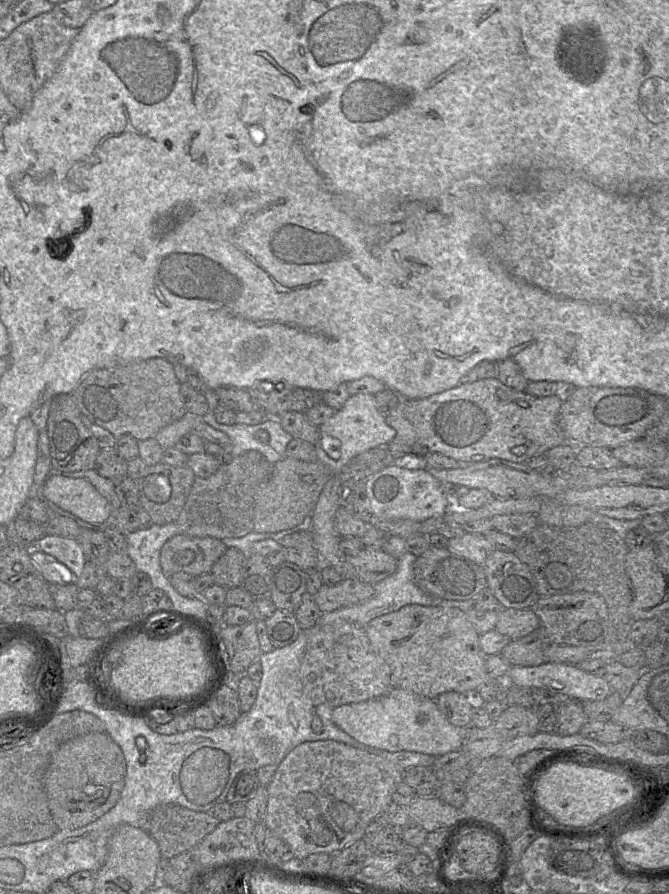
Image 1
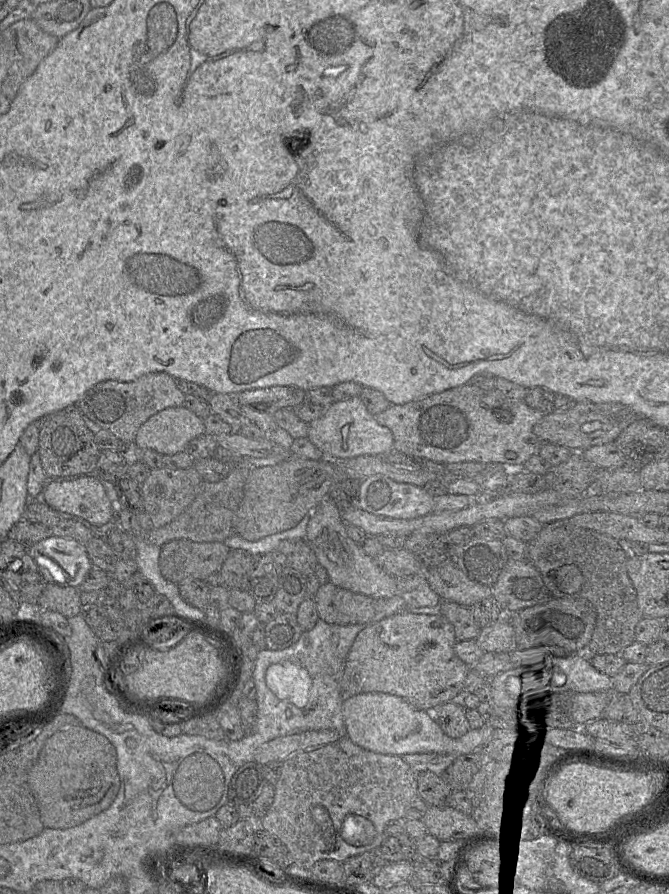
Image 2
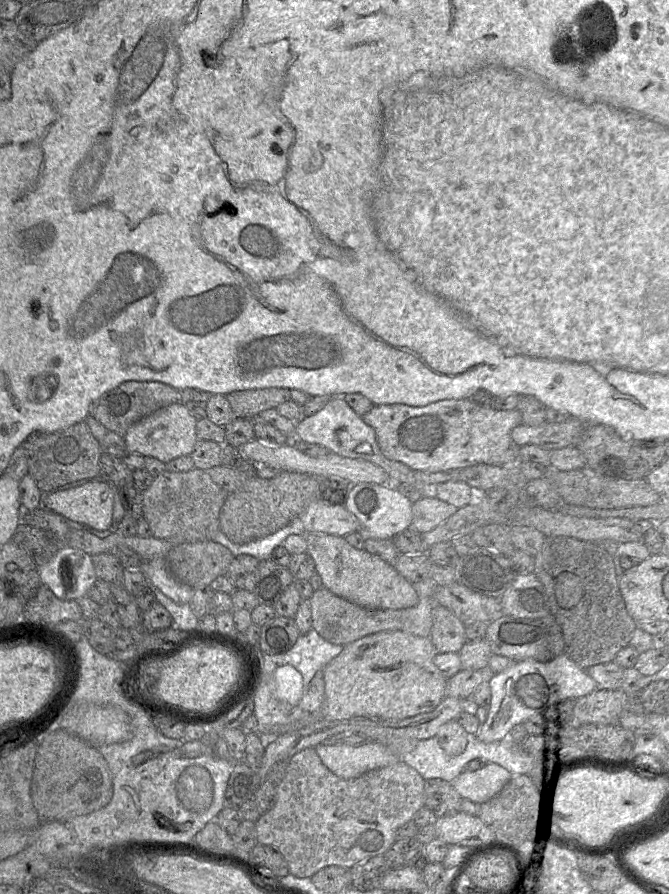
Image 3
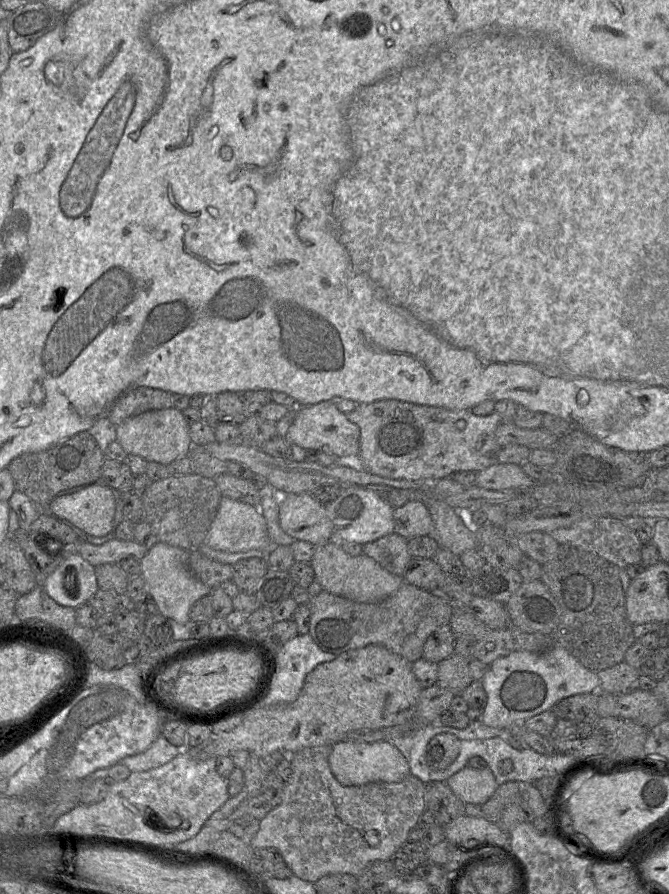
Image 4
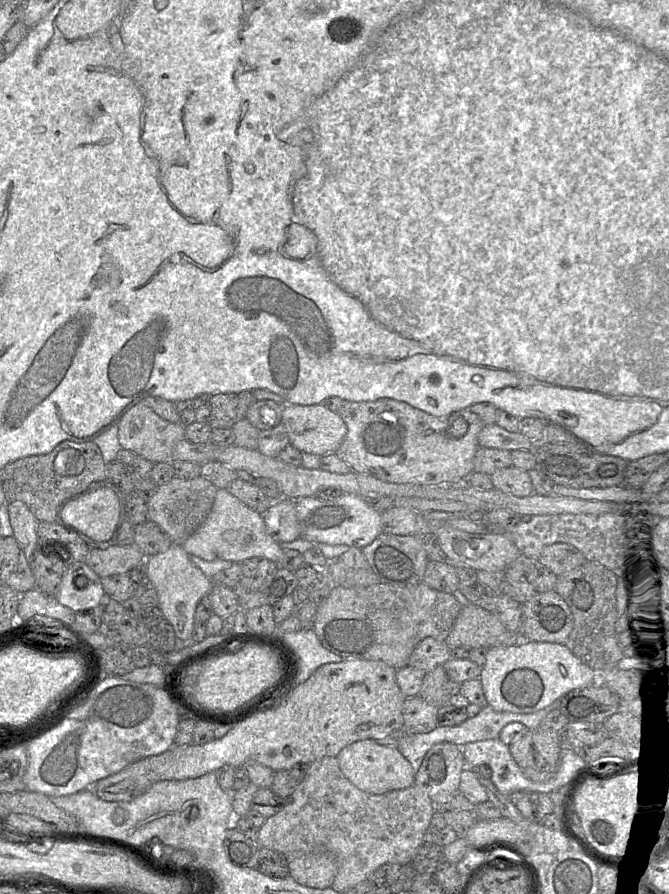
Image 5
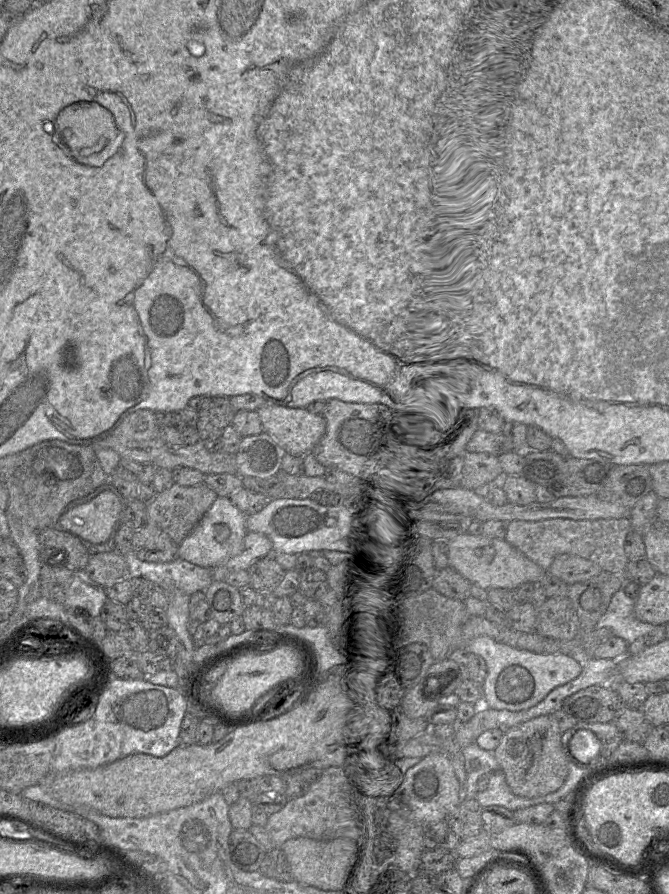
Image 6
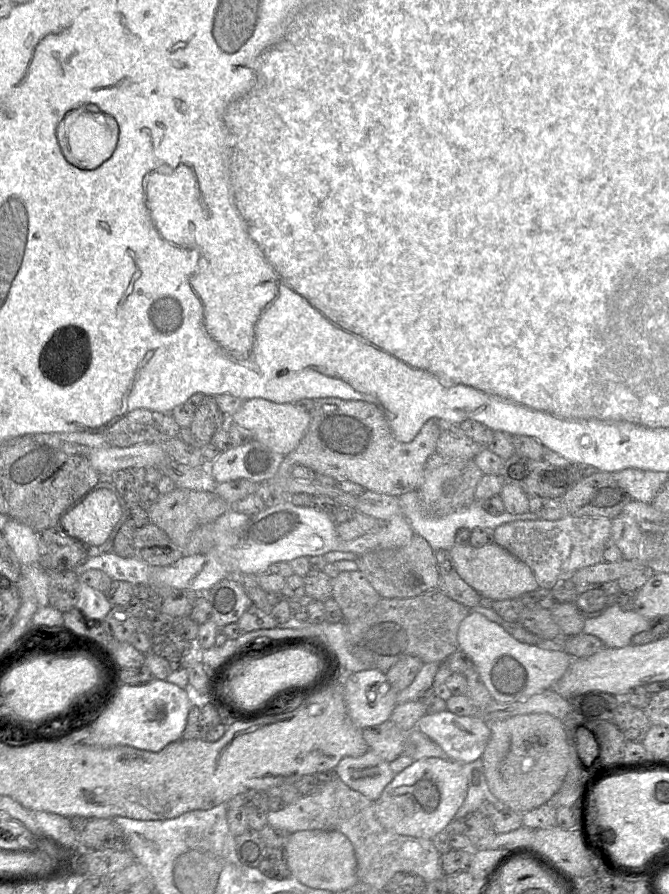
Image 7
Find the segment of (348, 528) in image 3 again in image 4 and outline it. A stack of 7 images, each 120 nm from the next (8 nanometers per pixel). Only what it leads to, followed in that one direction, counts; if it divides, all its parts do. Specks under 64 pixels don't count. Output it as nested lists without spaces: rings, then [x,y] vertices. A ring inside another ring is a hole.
[[[311,493],[283,495],[278,509],[281,529],[296,540],[314,546],[333,541],[334,527],[325,505]]]

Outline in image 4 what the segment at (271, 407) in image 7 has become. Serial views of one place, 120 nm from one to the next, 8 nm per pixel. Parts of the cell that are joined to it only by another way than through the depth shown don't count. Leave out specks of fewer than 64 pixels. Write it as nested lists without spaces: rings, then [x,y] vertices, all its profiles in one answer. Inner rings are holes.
[[[323,401],[304,407],[297,407],[289,427],[287,438],[290,443],[305,450],[320,449],[336,455],[341,462],[357,463],[360,449],[360,429],[349,421],[346,415],[330,402]]]

